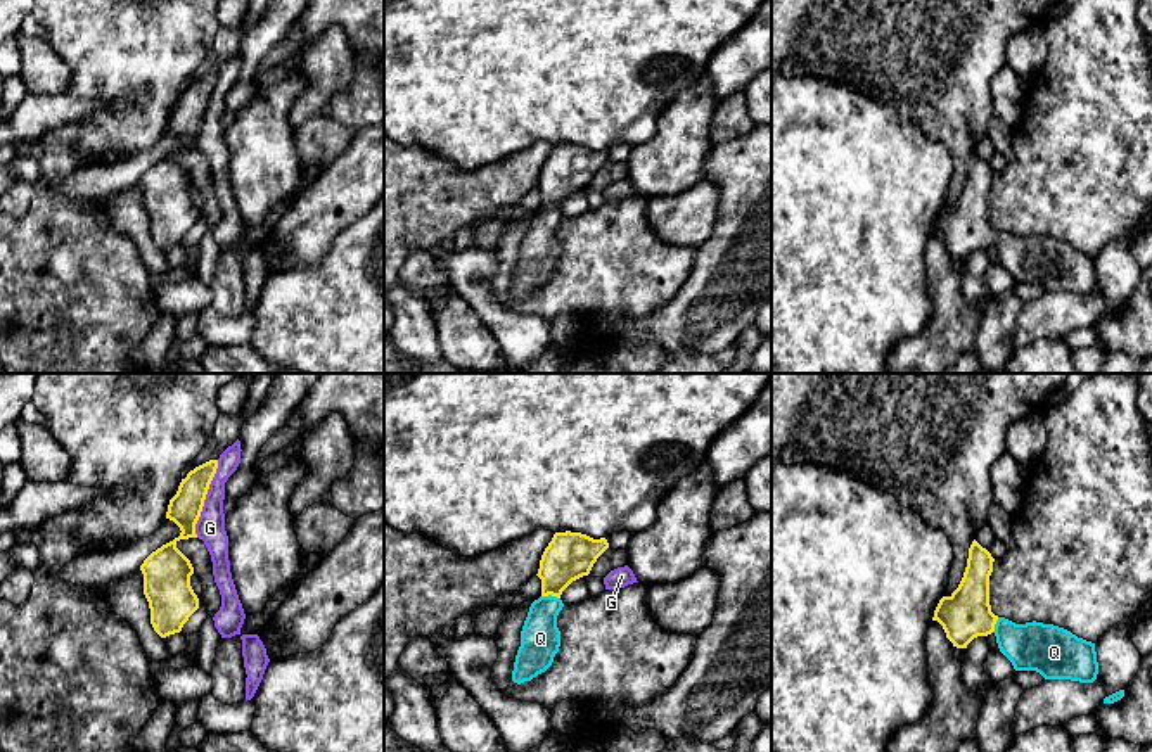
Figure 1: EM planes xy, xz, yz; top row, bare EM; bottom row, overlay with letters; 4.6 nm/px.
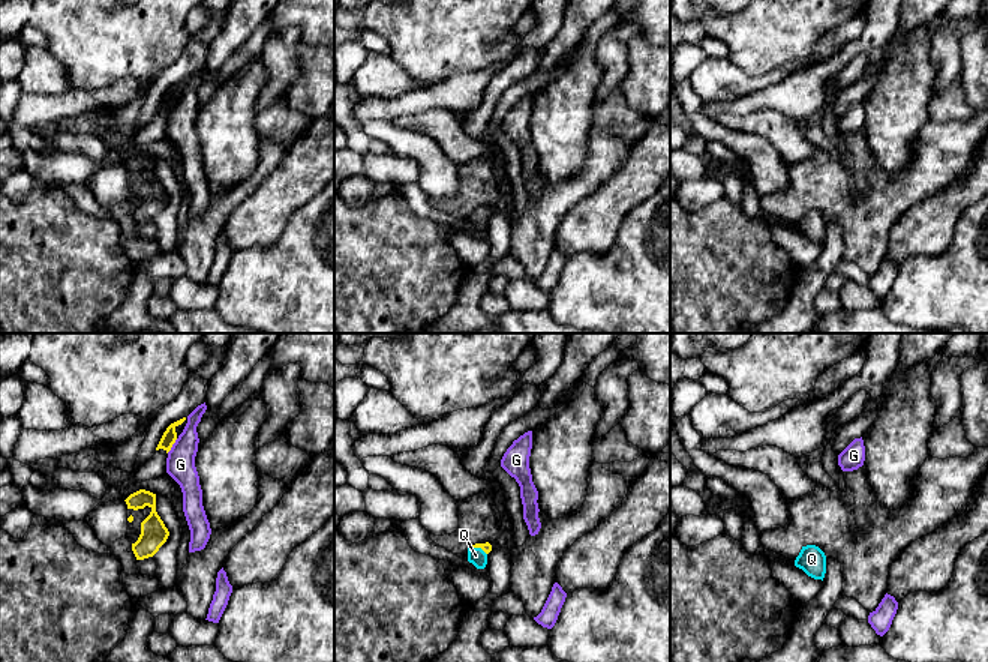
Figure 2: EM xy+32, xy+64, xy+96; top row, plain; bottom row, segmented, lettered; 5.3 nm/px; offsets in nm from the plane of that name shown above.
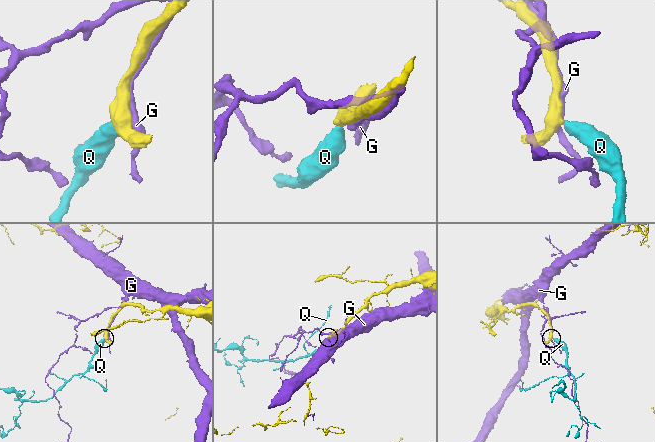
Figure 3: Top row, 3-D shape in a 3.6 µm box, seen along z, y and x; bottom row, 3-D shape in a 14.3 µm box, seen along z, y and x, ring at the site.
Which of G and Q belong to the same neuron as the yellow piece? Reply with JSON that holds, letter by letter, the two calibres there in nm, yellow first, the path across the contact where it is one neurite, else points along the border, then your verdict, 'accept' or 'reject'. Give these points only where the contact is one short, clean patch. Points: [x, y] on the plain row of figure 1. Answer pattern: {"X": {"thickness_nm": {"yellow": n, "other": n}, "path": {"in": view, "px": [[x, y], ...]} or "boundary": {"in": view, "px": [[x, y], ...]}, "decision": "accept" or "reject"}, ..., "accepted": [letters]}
{"G": {"thickness_nm": {"yellow": 150, "other": 140}, "decision": "reject"}, "Q": {"thickness_nm": {"yellow": 220, "other": 190}, "path": {"in": "xz", "px": [[569, 168], [559, 178], [550, 206], [542, 227], [540, 251]]}, "decision": "accept"}, "accepted": ["Q"]}

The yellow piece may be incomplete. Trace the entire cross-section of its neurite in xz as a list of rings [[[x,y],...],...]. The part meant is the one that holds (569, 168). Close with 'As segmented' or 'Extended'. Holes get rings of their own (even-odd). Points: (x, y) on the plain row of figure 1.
[[[555,145],[545,161],[538,190],[541,209],[529,220],[521,244],[512,294],[521,297],[545,285],[560,259],[557,228],[564,216],[562,204],[576,192],[588,188],[597,171],[609,161],[605,150],[593,152],[581,145]]]. Extended

